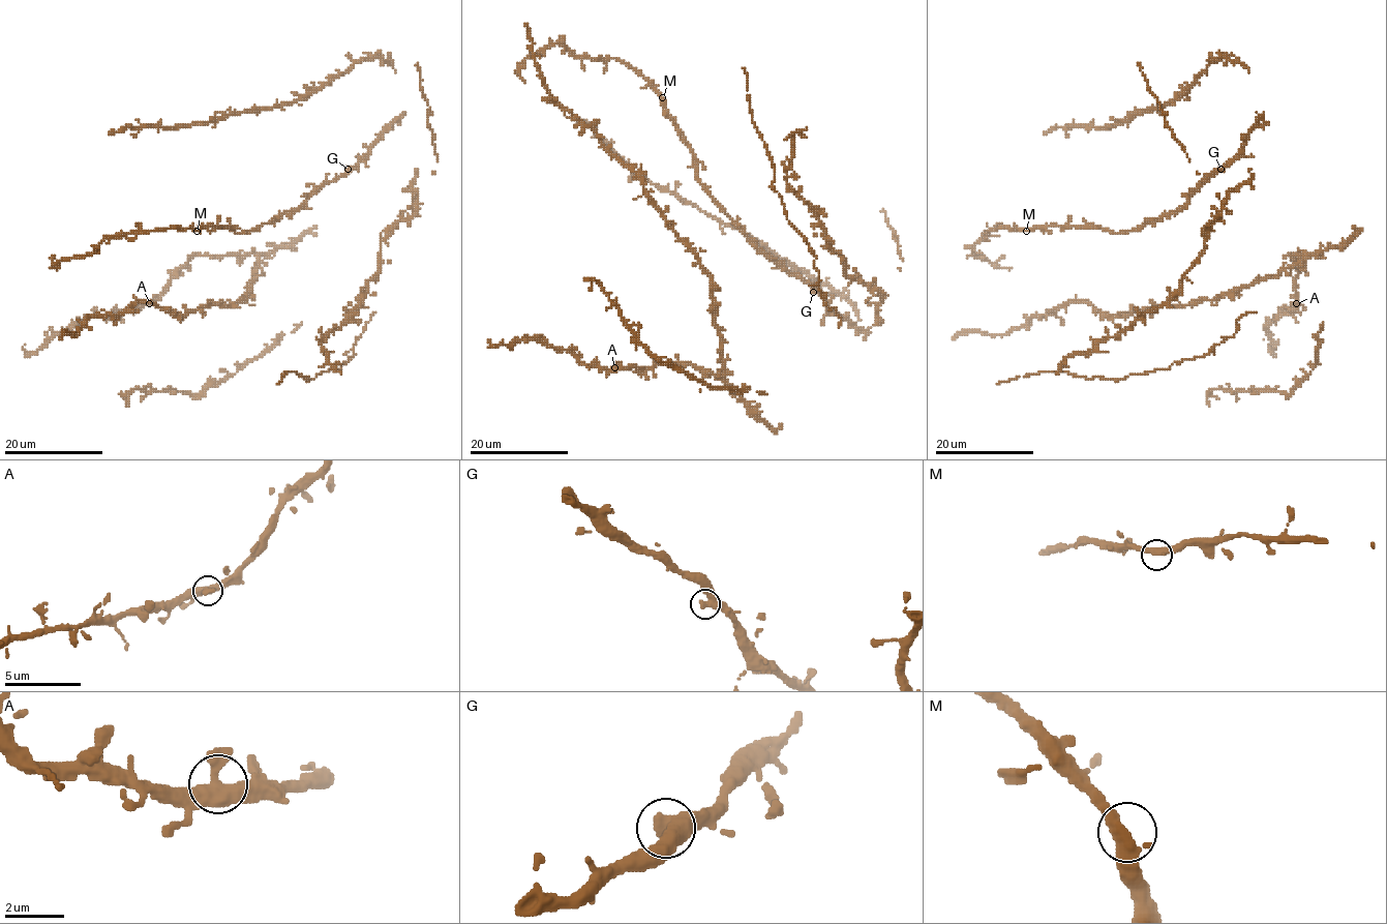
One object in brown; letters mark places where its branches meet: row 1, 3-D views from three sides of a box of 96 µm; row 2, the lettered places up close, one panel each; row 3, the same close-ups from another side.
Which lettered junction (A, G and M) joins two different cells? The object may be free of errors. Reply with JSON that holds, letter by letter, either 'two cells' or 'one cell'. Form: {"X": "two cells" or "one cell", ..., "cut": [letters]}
{"A": "one cell", "G": "one cell", "M": "one cell", "cut": []}

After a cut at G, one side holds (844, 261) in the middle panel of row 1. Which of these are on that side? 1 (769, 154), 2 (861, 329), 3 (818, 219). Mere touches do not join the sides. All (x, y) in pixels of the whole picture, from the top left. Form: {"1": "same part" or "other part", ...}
{"1": "other part", "2": "same part", "3": "same part"}

